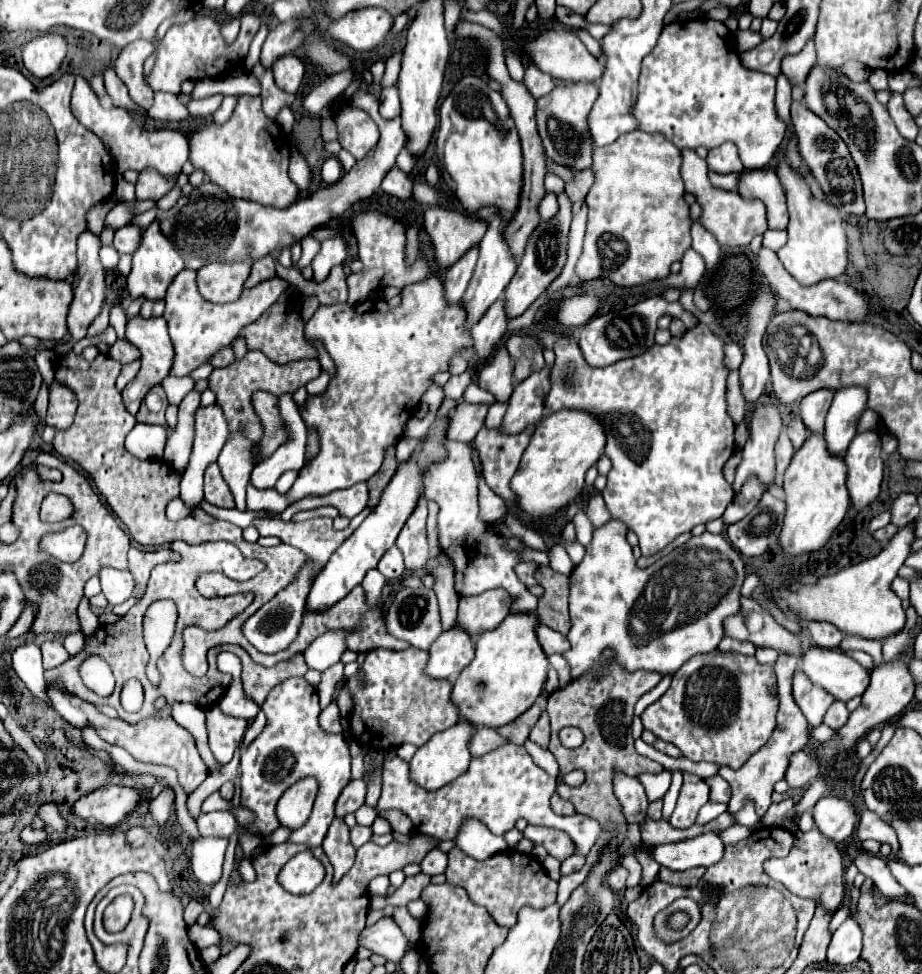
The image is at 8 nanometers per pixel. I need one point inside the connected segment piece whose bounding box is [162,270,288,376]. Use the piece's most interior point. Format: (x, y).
(198, 328)

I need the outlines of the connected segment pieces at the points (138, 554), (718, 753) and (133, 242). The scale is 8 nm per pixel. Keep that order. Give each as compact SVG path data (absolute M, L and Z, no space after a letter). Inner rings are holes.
M130 548L130 552L128 552L128 570L130 570L130 574L136 576L136 588L134 588L130 600L120 604L120 606L114 606L112 612L114 614L126 614L144 596L148 576L150 576L150 572L156 564L178 562L178 560L180 560L180 554L172 552L170 548L162 548L162 550L156 550L156 552L144 552L144 550Z
M714 650L710 654L698 654L692 660L688 660L672 676L668 692L658 702L650 704L640 718L646 730L678 746L680 752L692 762L714 762L736 770L744 766L746 760L768 742L776 728L778 696L774 694L774 690L776 674L770 664L760 664L754 656L722 654L720 650Z
M136 224L122 226L114 234L114 248L120 254L134 254L136 248L140 246L140 238L142 238L142 228L138 228Z

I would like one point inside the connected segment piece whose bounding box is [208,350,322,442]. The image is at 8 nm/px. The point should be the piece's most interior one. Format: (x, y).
(234, 385)

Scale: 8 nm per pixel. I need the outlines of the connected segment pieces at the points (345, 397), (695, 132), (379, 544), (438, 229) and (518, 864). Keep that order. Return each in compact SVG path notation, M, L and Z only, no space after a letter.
M438 276L414 282L404 286L402 304L398 308L390 308L384 300L364 300L356 306L350 304L332 304L318 306L314 316L308 320L304 328L304 336L308 342L324 344L326 352L336 364L336 378L330 380L330 386L324 396L310 396L306 406L300 408L300 414L308 428L316 428L320 434L320 454L300 470L298 480L290 488L288 494L278 494L276 490L258 490L252 484L248 486L250 502L246 510L284 510L296 500L306 496L326 496L328 492L350 488L352 484L366 482L382 464L382 456L388 446L396 444L404 432L404 424L408 422L414 406L418 406L420 396L430 386L430 378L436 372L448 370L448 360L472 348L470 332L464 330L466 312L460 304L448 306L444 300L442 280Z
M696 18L696 20L686 20L686 22L672 22L668 26L664 26L654 50L642 60L642 74L640 74L640 88L638 88L638 100L636 100L636 108L634 108L634 116L640 124L640 130L644 132L660 132L664 134L668 140L672 140L678 148L698 148L698 146L704 146L708 150L712 148L718 148L720 144L724 142L734 142L738 146L738 152L740 152L740 160L744 164L746 170L756 170L756 168L764 168L774 152L778 150L778 146L782 144L784 136L786 136L786 124L776 116L776 110L774 110L774 92L776 92L776 78L774 76L766 76L762 72L752 72L748 68L744 68L740 64L740 58L738 58L738 50L736 50L736 44L734 44L734 34L722 24L722 22L716 22L716 20L708 20L708 18Z
M446 418L440 420L430 432L428 432L428 440L422 444L422 448L418 452L414 452L412 460L406 464L398 466L396 476L392 478L392 482L388 484L388 488L384 490L378 506L374 508L374 512L358 526L358 530L332 554L332 558L328 560L328 564L324 566L324 572L320 572L320 576L316 576L312 590L306 598L306 610L314 610L314 612L324 612L330 606L334 606L336 602L340 602L354 586L358 586L364 578L364 574L372 568L376 568L376 564L380 562L380 558L384 556L384 552L388 548L394 546L396 536L400 534L400 528L404 526L404 522L408 520L408 516L412 514L412 510L416 508L416 500L420 498L422 492L422 470L444 458L444 430L446 430Z
M434 206L424 214L424 230L432 240L436 268L446 270L470 248L480 244L486 232L486 222L468 218L456 210Z
M452 848L448 852L448 868L446 868L448 884L462 886L474 904L484 906L496 924L512 928L518 922L518 910L522 906L530 908L546 908L556 902L558 882L554 882L536 856L528 856L516 850L506 850L488 860L476 860L464 854L460 848Z

